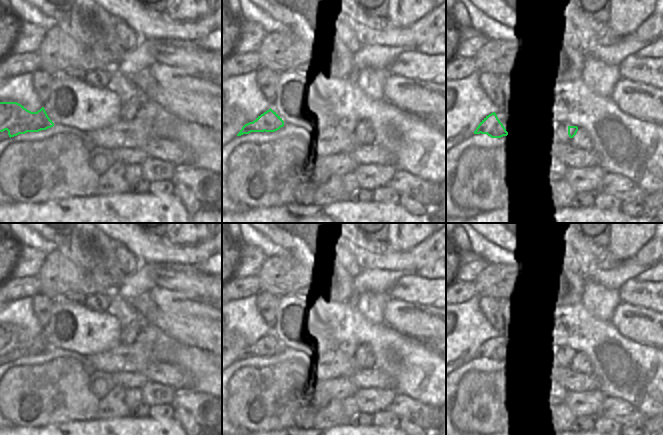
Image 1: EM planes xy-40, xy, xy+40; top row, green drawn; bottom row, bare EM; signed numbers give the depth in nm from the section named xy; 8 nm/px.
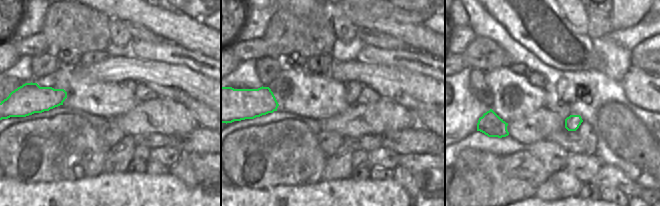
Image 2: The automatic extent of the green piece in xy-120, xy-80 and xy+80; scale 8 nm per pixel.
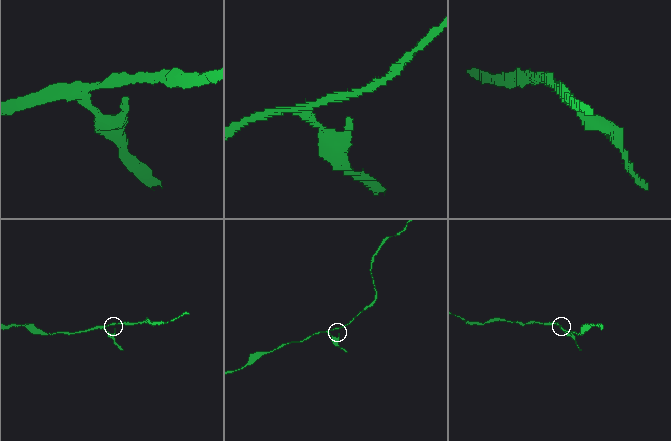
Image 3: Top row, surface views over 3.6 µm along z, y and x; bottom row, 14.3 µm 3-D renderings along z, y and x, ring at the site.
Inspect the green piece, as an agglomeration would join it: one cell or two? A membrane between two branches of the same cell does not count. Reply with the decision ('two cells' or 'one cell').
two cells

